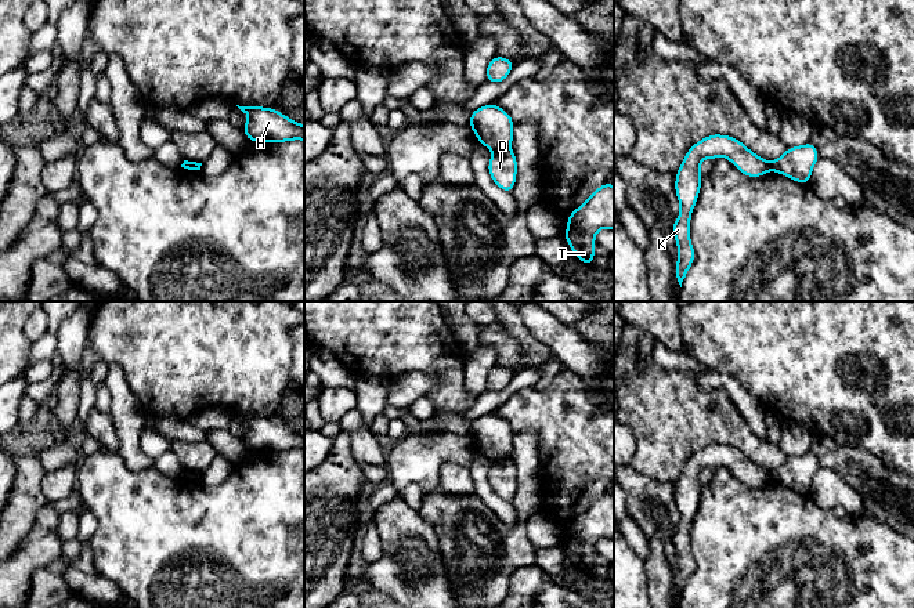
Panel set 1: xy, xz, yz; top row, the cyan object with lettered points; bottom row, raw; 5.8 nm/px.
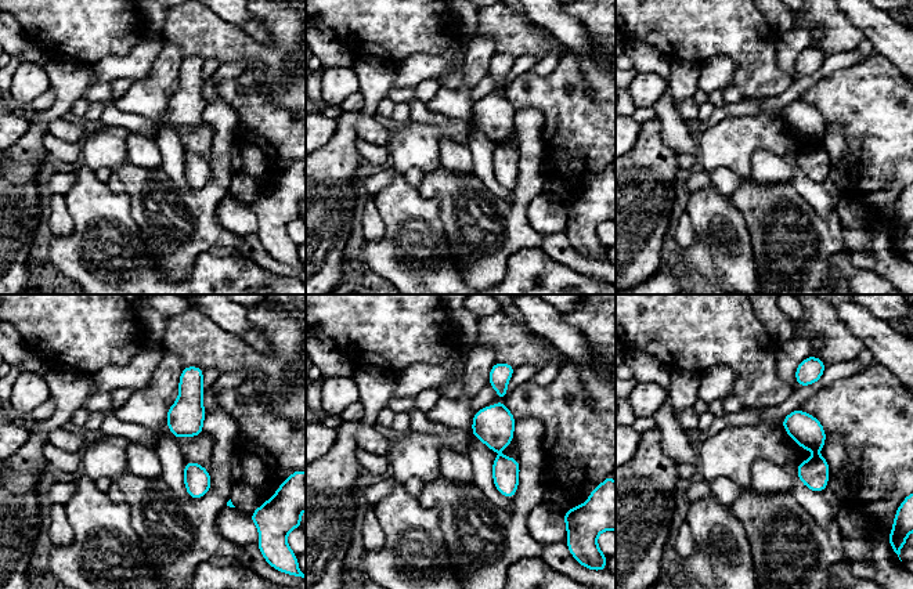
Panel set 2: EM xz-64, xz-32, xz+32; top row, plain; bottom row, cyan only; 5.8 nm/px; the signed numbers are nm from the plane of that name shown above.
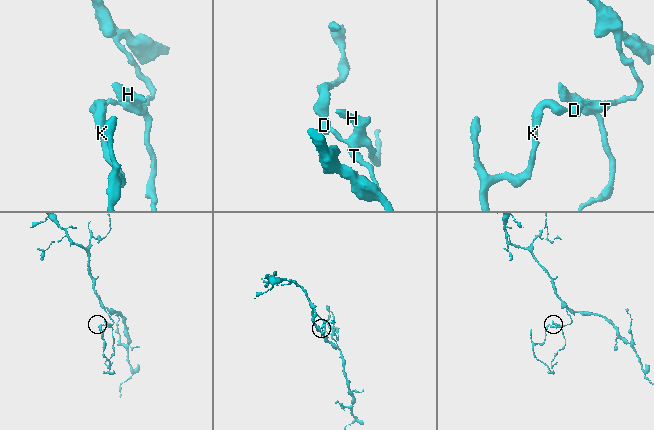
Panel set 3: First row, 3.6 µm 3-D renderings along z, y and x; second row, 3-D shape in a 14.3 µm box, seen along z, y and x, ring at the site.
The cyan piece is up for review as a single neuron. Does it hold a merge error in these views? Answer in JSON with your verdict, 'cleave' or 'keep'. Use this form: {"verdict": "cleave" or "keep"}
{"verdict": "cleave"}

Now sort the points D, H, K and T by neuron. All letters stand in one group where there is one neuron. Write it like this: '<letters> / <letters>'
D H T / K

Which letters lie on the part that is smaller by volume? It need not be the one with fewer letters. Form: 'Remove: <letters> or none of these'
Remove: K

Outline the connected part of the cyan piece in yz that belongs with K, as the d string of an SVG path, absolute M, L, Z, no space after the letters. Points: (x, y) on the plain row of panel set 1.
M708 445L689 459L676 481L675 500L680 513L680 522L671 538L678 553L675 582L680 597L696 567L690 553L690 526L702 491L700 471L704 467L714 470L718 466L726 466L747 486L762 486L772 479L770 471L756 466L741 450L730 445Z

